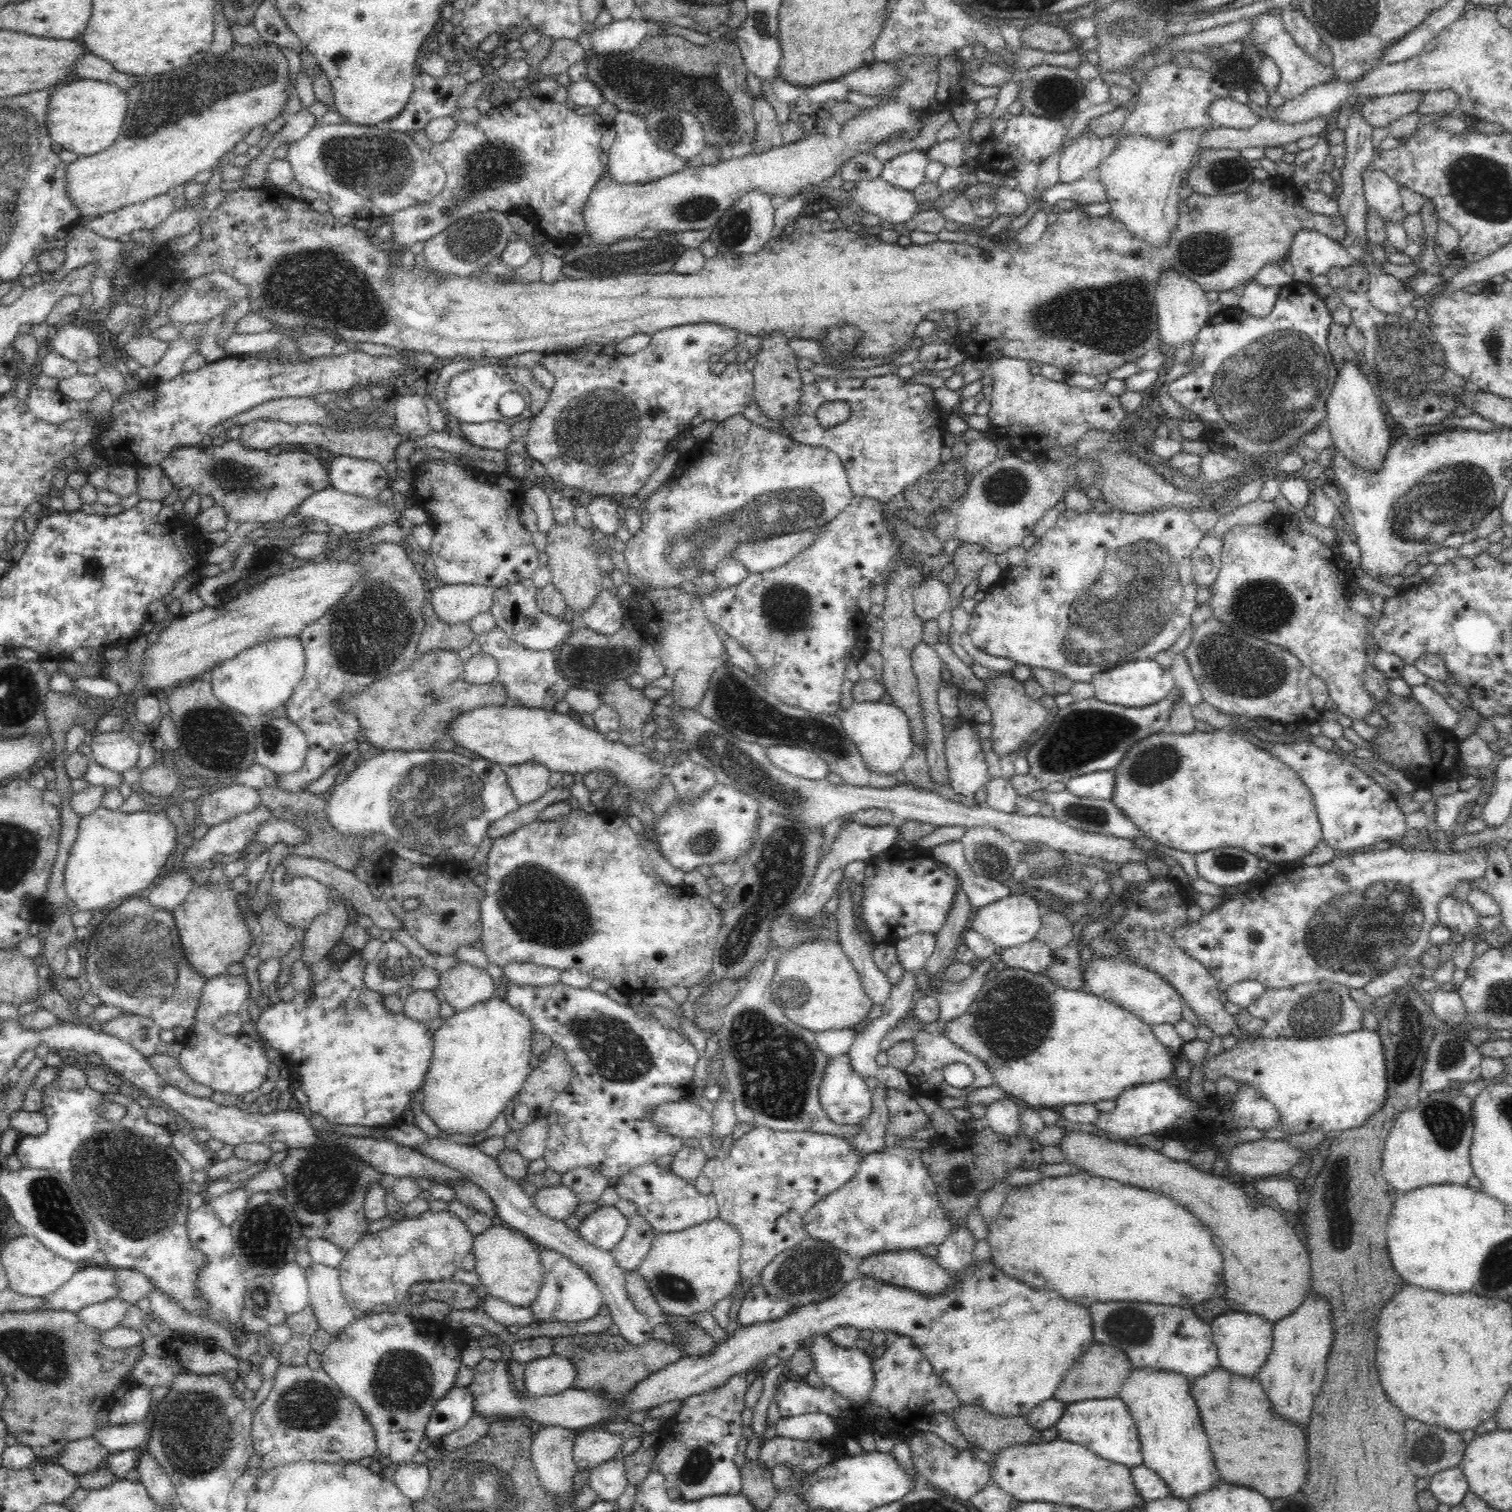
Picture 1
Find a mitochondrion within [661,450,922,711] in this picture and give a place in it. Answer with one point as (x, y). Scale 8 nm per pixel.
(787, 609)

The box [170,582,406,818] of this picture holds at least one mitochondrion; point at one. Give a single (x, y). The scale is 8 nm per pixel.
(243, 745)

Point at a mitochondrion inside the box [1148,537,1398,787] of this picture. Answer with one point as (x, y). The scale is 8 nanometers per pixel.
(1238, 667)

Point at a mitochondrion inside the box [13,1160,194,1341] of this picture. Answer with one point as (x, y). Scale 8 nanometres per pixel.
(53, 1209)

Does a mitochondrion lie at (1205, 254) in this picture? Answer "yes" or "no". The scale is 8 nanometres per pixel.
yes

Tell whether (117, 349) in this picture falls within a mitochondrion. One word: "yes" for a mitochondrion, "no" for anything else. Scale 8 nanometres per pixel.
no

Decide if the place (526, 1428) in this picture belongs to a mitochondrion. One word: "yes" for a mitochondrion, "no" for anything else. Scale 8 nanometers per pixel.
no

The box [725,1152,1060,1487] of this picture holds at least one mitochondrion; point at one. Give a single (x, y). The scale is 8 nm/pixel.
(813, 1270)

